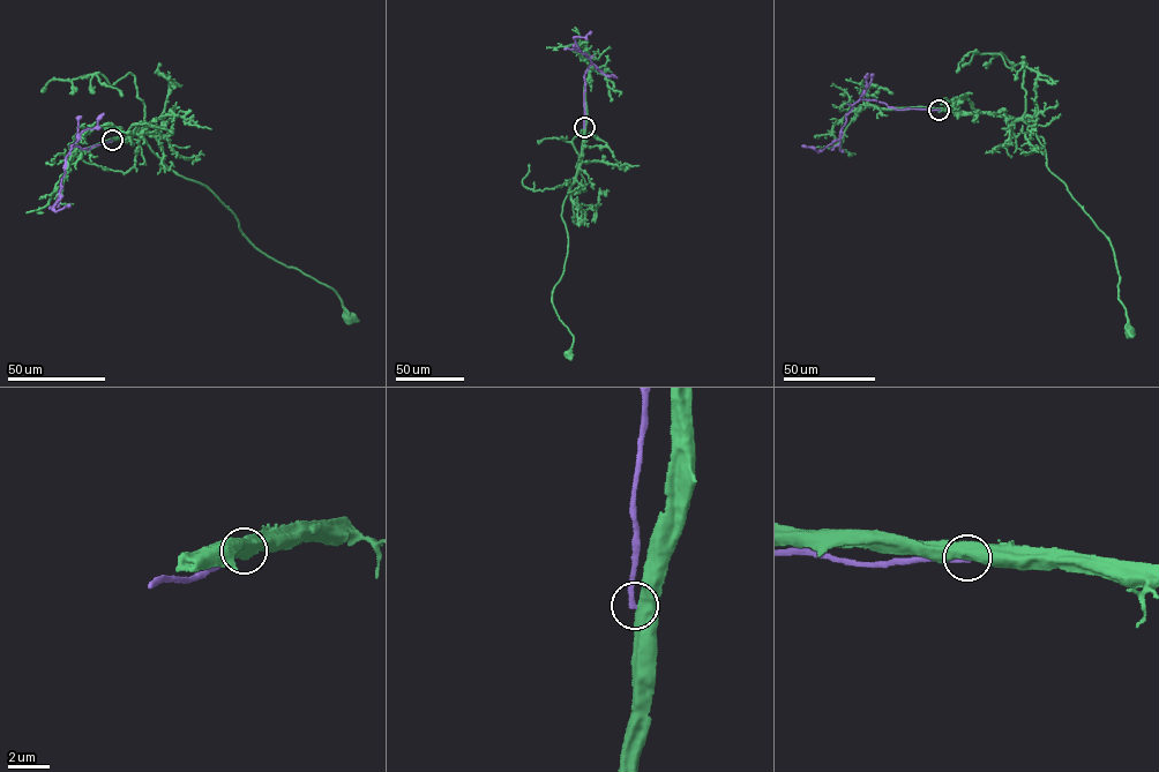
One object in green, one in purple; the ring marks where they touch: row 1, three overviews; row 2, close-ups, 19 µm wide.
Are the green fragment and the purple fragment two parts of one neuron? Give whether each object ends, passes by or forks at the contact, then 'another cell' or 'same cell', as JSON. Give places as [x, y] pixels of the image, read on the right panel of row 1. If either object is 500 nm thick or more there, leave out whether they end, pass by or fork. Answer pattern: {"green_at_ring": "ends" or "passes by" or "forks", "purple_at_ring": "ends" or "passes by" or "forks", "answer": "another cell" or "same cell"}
{"answer": "another cell"}

